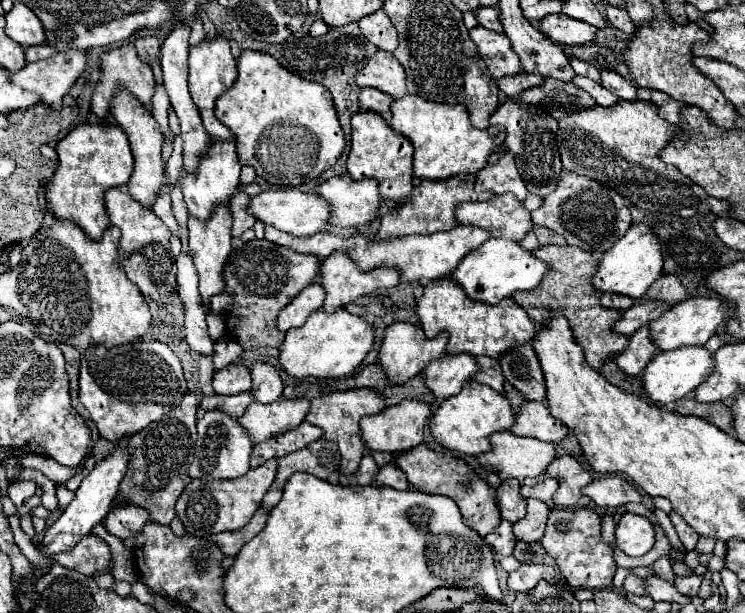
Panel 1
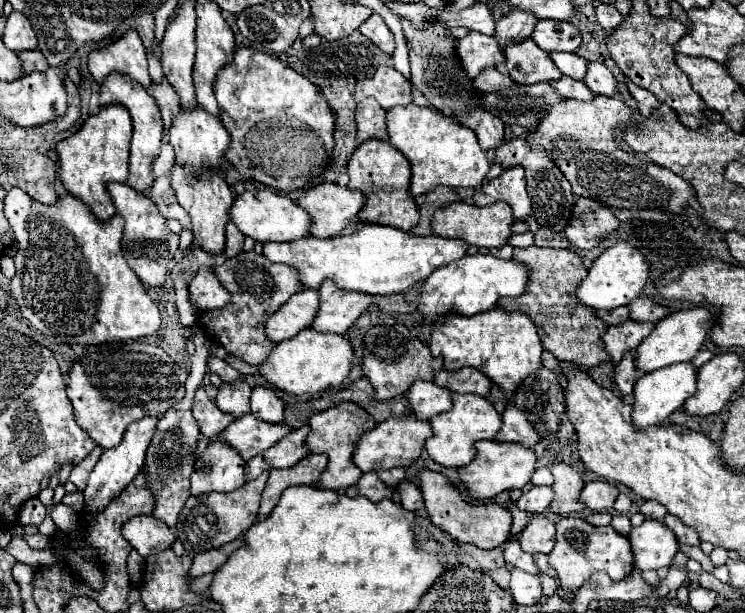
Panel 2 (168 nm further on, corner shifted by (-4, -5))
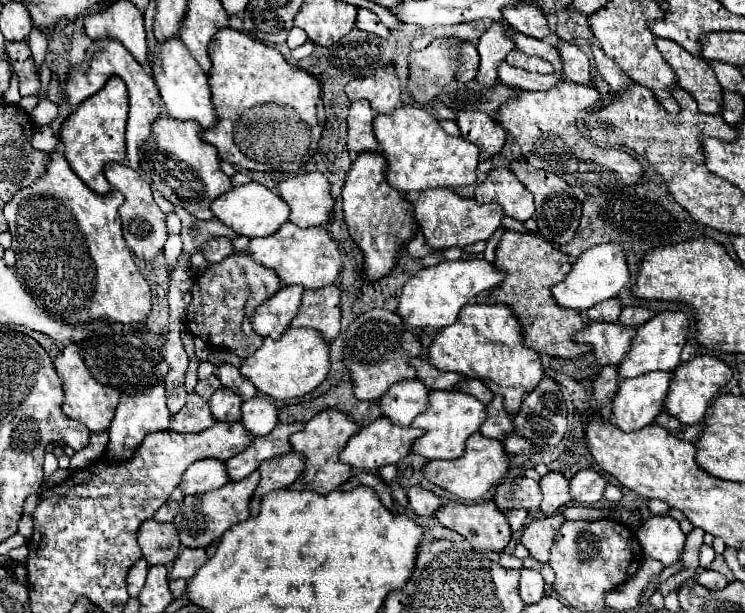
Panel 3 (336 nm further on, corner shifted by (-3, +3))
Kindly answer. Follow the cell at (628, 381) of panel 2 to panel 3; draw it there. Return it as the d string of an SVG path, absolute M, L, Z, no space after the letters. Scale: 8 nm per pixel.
M603 366L601 374L593 382L593 396L595 406L601 418L611 420L611 402L615 398L615 390L619 390L619 372L617 366Z

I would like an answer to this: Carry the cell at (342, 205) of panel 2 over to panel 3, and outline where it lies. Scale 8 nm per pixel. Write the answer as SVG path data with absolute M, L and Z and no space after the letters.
M321 172L299 174L277 184L277 194L289 204L289 220L301 228L323 226L329 222L329 216L335 206L331 196L331 186L327 176Z

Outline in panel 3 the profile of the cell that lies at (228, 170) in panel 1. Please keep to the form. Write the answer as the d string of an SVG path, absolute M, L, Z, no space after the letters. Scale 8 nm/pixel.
M171 38L169 42L157 46L157 60L153 64L153 76L161 94L163 110L171 114L171 118L195 120L201 124L201 128L207 128L207 130L217 124L217 114L211 102L211 88L209 88L207 76L199 68L199 64L191 58L189 50L183 46L179 38Z

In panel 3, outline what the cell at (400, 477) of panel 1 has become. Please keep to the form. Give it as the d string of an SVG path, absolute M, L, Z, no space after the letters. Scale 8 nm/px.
M411 486L407 490L407 498L409 498L409 506L419 516L431 516L431 514L435 514L435 510L439 506L443 506L443 500L439 496L435 496L433 492L429 492L421 486Z

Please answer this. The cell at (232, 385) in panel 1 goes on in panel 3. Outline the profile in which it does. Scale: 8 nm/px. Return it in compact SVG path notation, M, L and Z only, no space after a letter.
M221 386L209 400L213 416L217 420L225 420L225 422L239 420L241 404L243 404L243 400L239 398L239 394L231 394L231 390L227 390L225 386Z

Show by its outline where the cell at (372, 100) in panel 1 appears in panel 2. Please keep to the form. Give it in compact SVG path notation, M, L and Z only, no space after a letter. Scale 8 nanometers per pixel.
M366 98L356 108L356 144L366 140L382 140L388 142L386 134L386 110L374 100Z

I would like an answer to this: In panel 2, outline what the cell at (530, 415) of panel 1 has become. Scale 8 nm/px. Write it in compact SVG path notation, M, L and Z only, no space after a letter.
M510 404L506 412L502 414L502 428L494 436L494 440L496 442L516 442L526 448L532 448L540 440L540 436L532 430L532 424L524 418L524 412L518 410L514 404Z

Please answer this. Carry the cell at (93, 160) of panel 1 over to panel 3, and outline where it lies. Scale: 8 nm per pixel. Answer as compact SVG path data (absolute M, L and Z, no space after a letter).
M111 78L103 90L79 104L79 108L65 120L59 138L65 146L65 158L71 170L97 194L111 192L103 174L105 164L125 164L125 122L129 112L129 98L121 78Z

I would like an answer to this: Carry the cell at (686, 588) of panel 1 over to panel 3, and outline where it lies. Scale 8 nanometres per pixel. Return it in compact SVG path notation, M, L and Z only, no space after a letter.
M703 570L697 576L697 582L707 590L723 590L727 586L727 580L719 572L713 572L713 570Z

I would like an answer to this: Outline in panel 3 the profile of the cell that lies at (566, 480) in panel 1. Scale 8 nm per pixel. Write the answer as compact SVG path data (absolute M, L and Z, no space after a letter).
M549 472L547 476L541 478L541 492L543 492L543 502L541 510L545 516L553 516L561 506L571 502L569 496L569 480L561 472Z

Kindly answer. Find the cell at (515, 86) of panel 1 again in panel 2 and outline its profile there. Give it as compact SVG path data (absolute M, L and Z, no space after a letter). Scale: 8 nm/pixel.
M484 68L474 80L472 86L480 92L492 92L492 90L502 90L504 86L512 86L512 78L508 78L506 74L498 72L496 68Z

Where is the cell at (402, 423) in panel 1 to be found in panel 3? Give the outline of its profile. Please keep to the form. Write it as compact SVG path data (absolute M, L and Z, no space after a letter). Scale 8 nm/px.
M379 418L349 438L339 460L353 468L359 468L359 470L377 470L387 464L397 464L411 452L411 446L419 436L423 436L423 430L419 430L419 428L395 426L389 418Z

